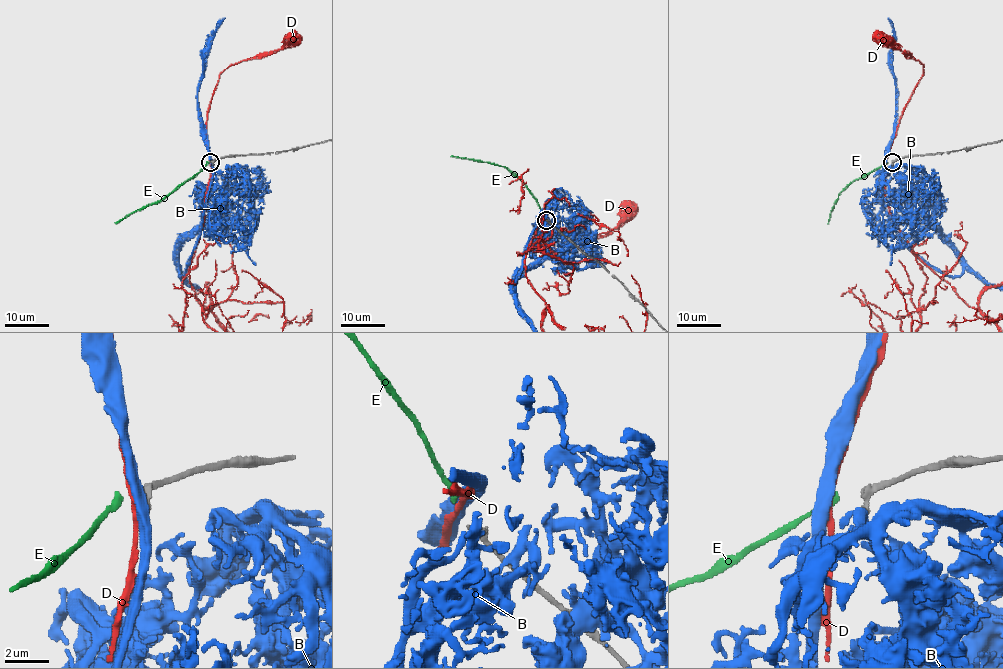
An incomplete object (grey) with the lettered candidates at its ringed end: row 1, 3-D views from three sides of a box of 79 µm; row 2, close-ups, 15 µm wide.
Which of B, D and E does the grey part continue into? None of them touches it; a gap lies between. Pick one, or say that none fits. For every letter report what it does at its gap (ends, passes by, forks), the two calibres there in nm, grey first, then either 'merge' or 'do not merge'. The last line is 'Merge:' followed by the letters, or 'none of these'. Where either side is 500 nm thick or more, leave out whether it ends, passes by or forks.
B: it passes by; 240 nm thick on the grey side, 480 nm on the other; do not merge
D: it passes by; 240 nm thick on the grey side, 260 nm on the other; do not merge
E: it ends there; 240 nm thick on the grey side, 360 nm on the other; merge
Merge: E

